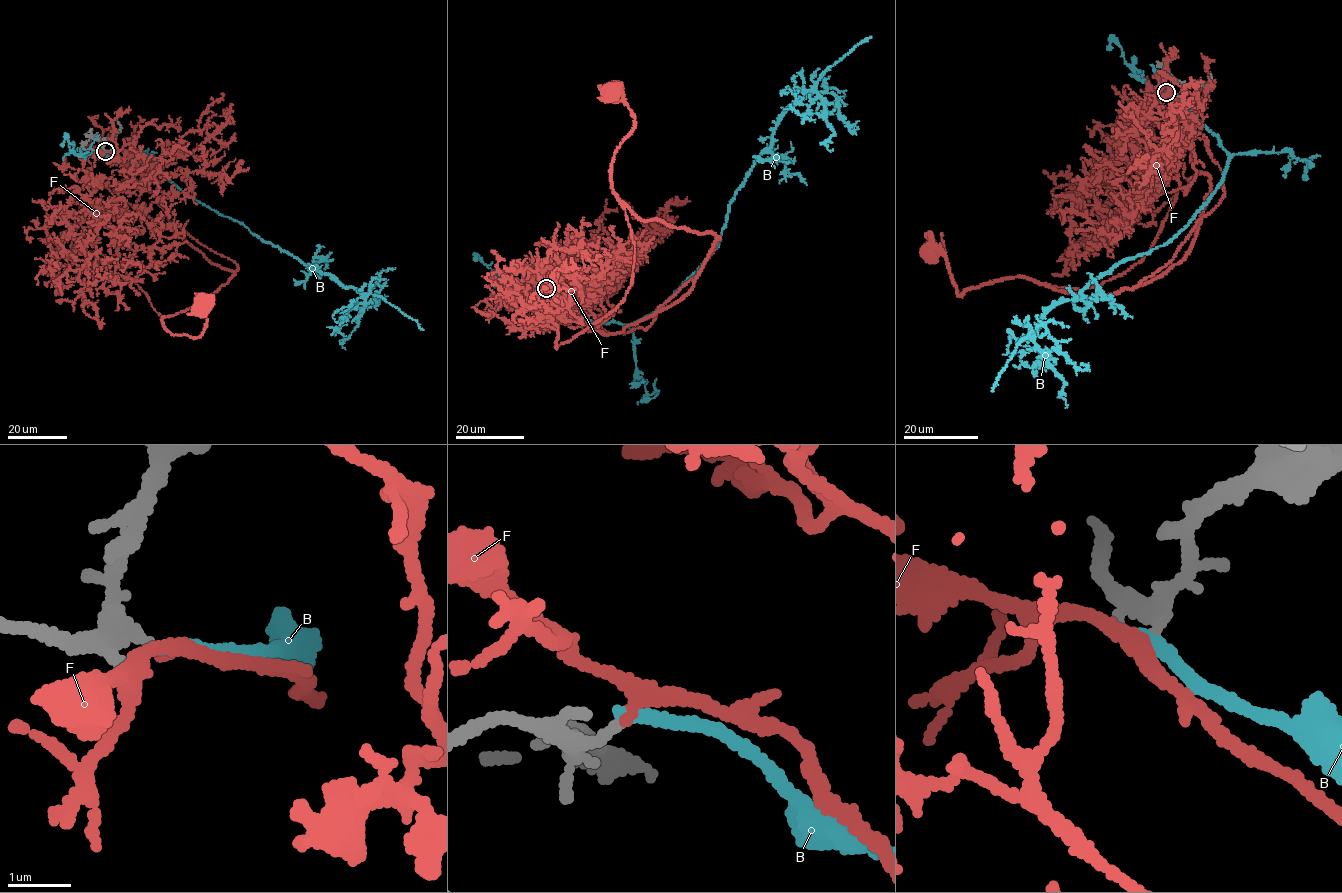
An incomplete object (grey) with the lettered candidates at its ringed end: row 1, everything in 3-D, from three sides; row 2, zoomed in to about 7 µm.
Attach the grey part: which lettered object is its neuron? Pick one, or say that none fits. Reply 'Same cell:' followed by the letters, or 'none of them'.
Same cell: F

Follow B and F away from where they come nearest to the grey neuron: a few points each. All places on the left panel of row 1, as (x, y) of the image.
B: (105, 151), (116, 161), (154, 169), (264, 242), (354, 288), (363, 295), (363, 312), (345, 349)
F: (104, 151), (238, 267), (164, 325), (196, 337), (213, 300), (199, 309)

